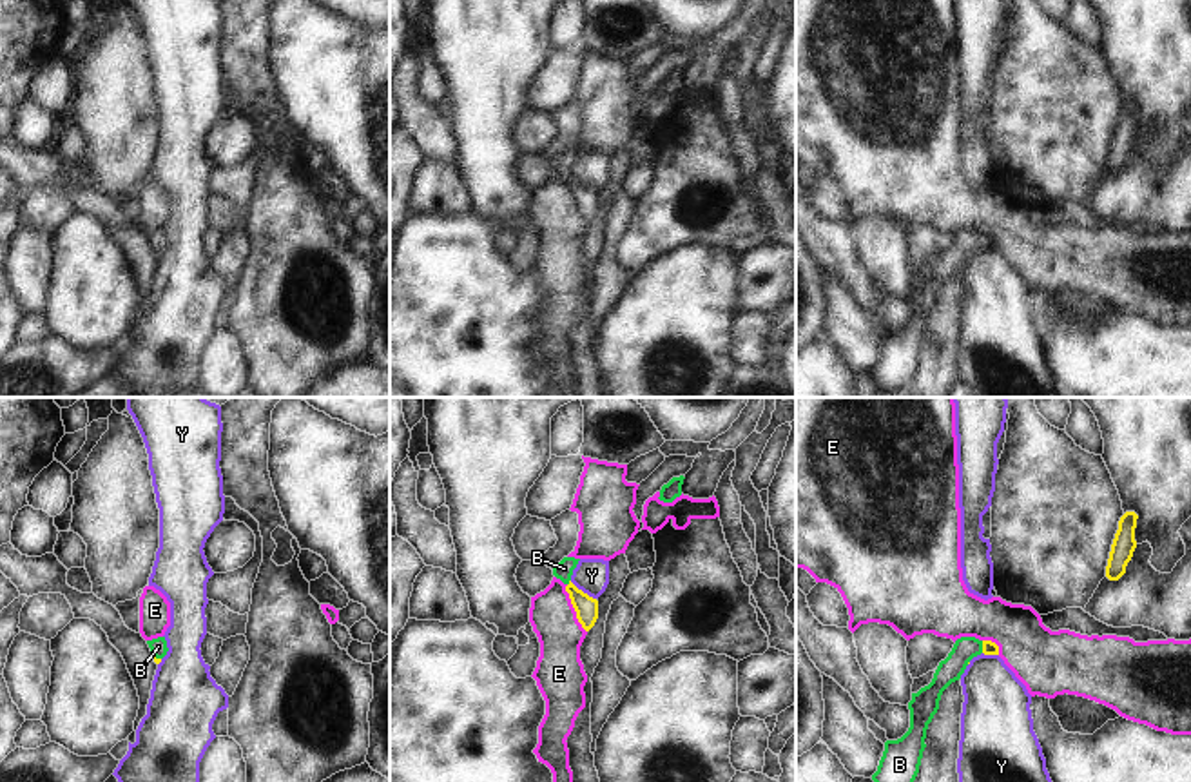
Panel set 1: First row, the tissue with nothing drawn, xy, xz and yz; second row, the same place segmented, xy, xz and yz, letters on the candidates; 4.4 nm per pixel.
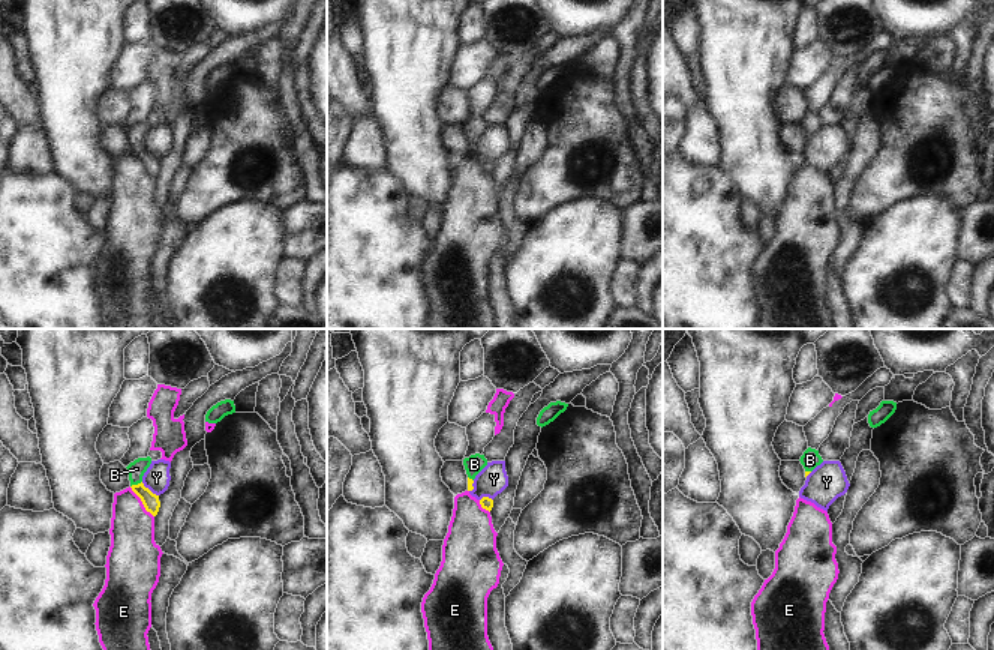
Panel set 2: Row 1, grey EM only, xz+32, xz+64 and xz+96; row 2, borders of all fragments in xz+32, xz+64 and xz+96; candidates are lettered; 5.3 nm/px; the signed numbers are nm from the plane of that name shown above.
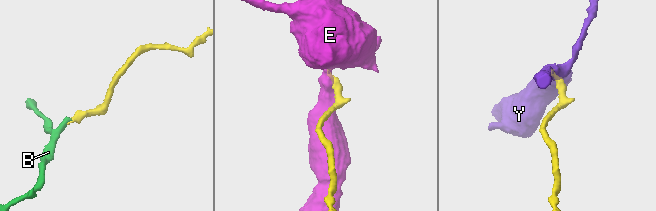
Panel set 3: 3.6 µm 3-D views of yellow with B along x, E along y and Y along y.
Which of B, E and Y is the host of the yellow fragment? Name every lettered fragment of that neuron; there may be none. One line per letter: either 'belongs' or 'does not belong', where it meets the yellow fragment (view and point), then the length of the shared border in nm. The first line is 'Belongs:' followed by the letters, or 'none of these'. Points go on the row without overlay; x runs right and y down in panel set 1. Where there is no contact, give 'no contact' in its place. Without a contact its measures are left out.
Belongs: B
B: belongs | yz (983, 240) | 60 nm
E: does not belong | xz (573, 200) | 240 nm
Y: does not belong | xz (580, 184) | 150 nm

